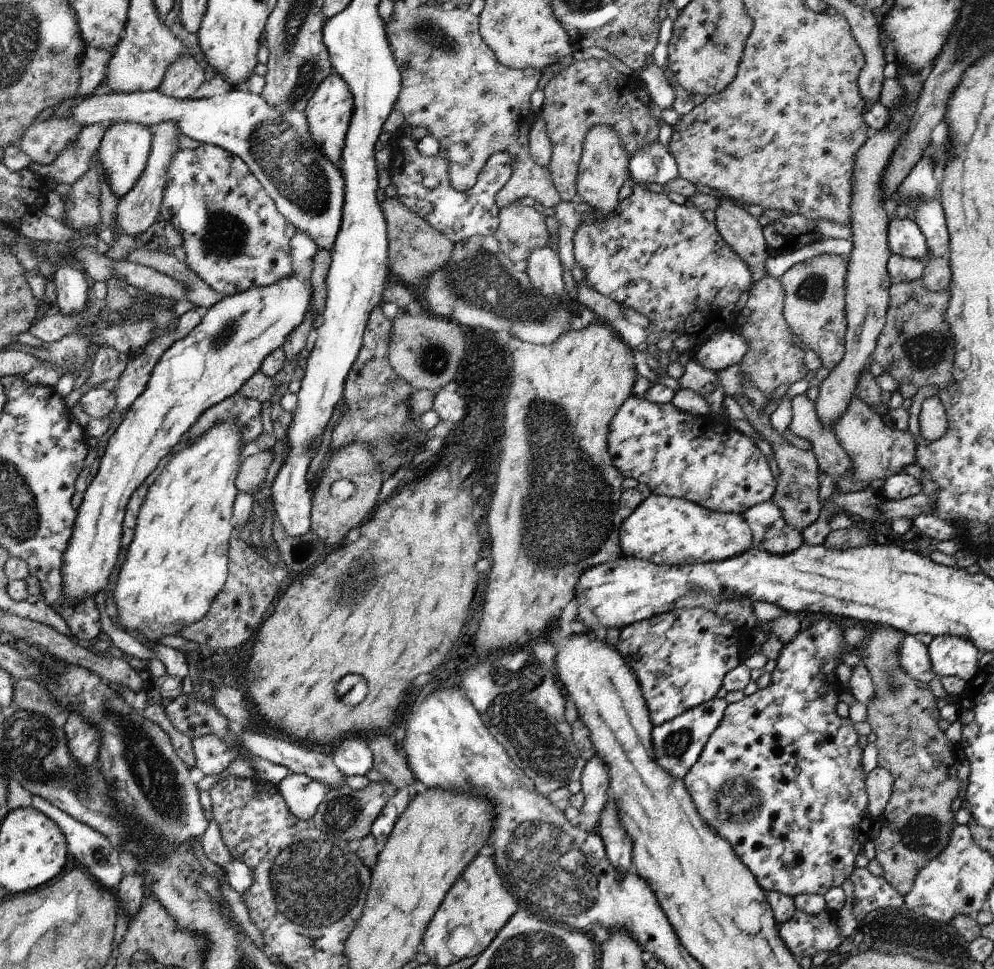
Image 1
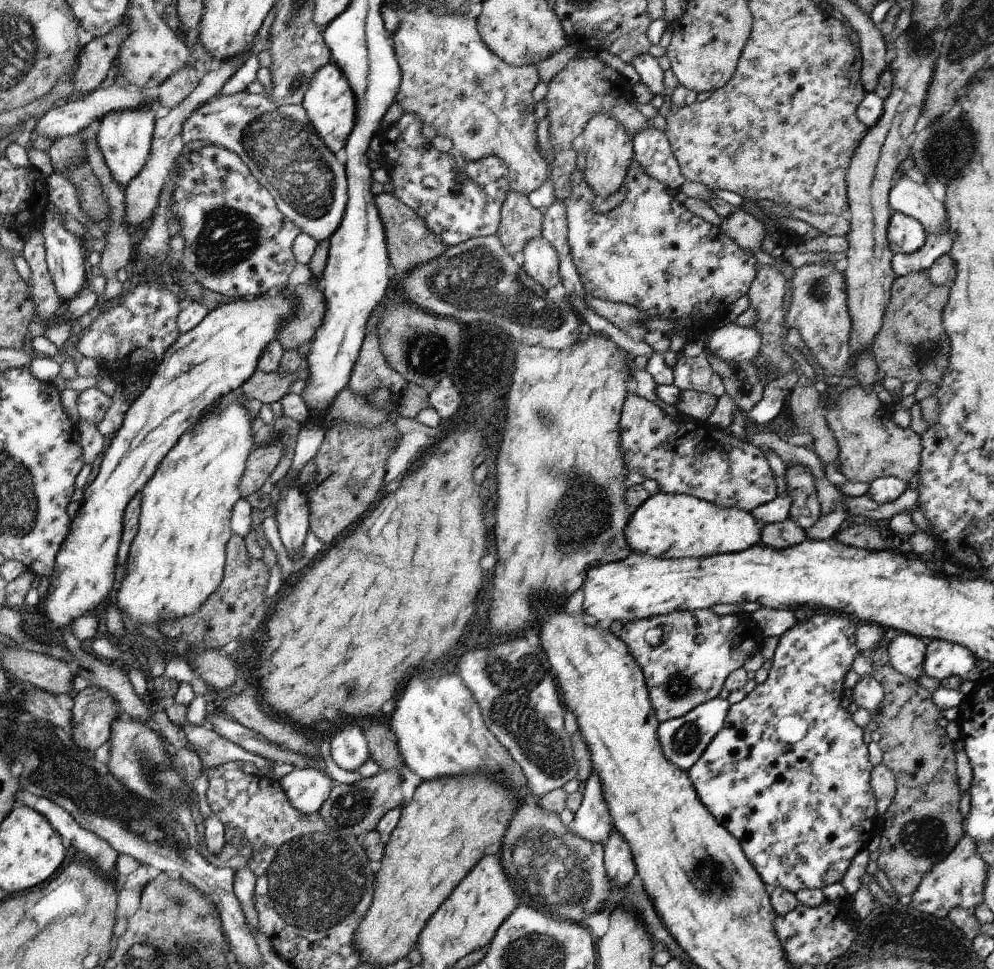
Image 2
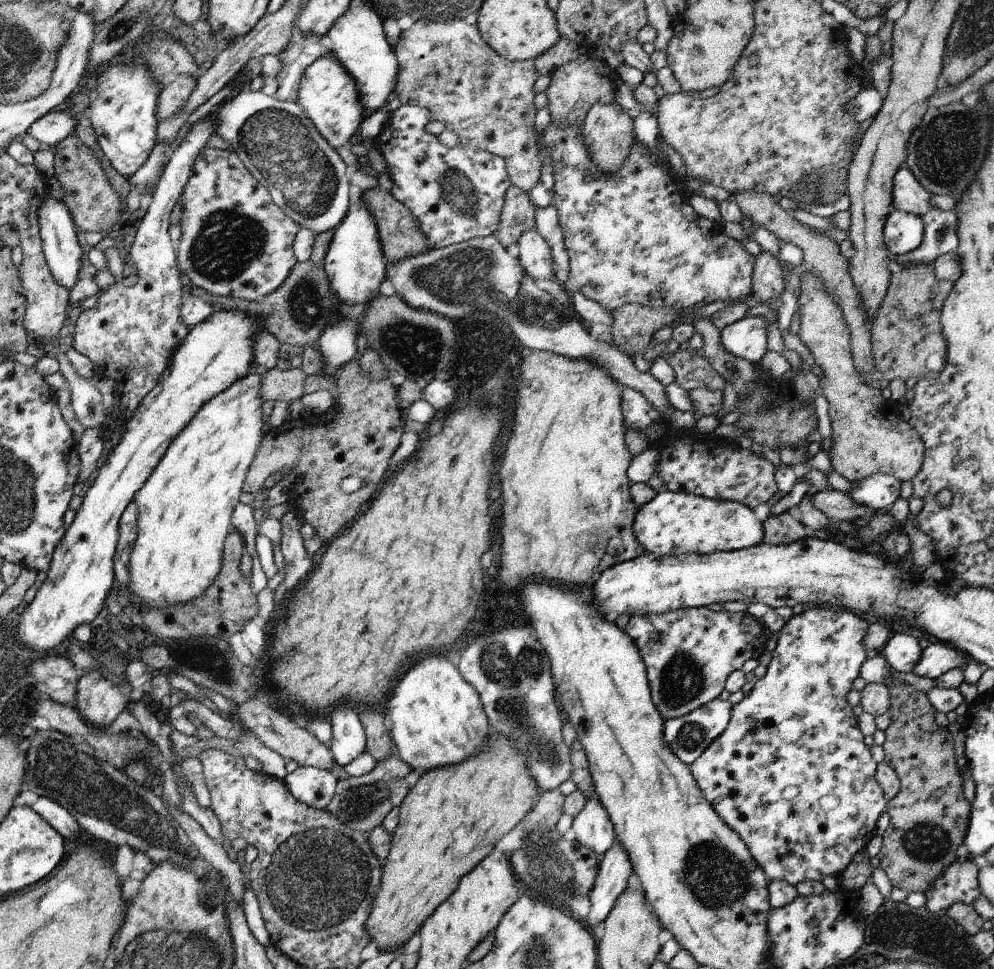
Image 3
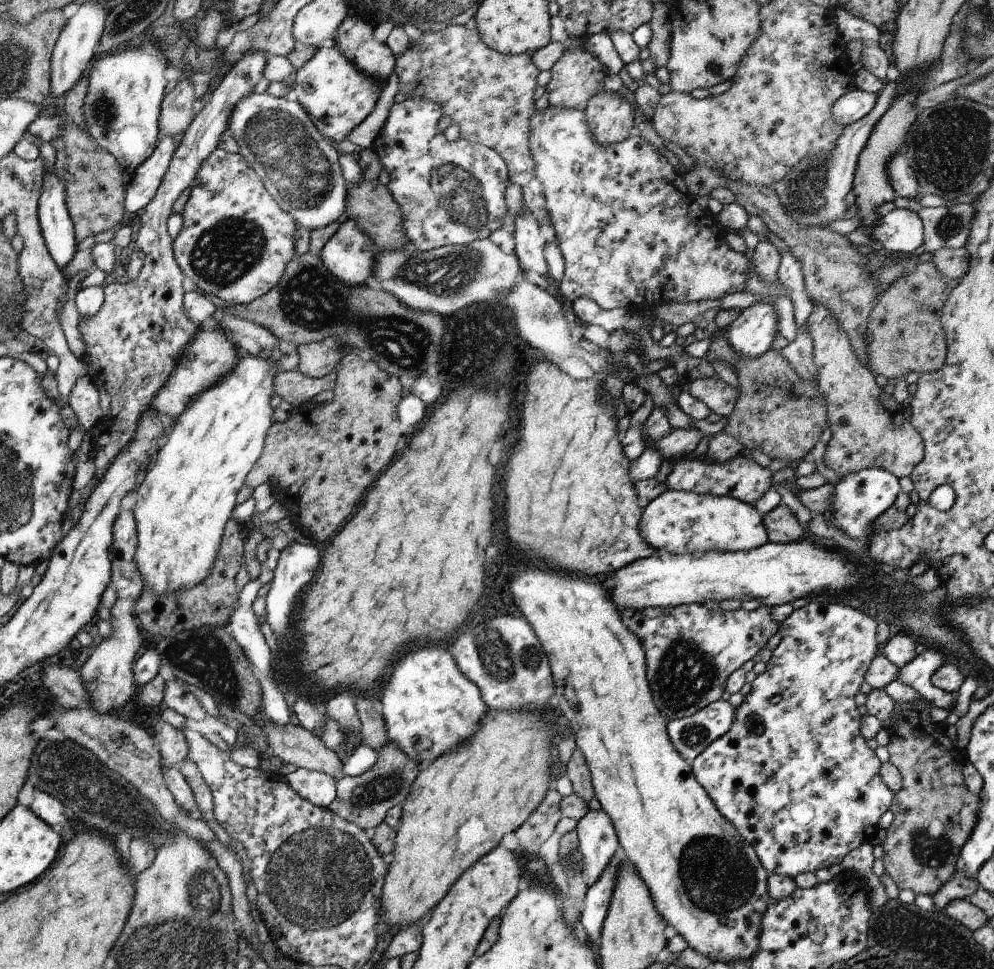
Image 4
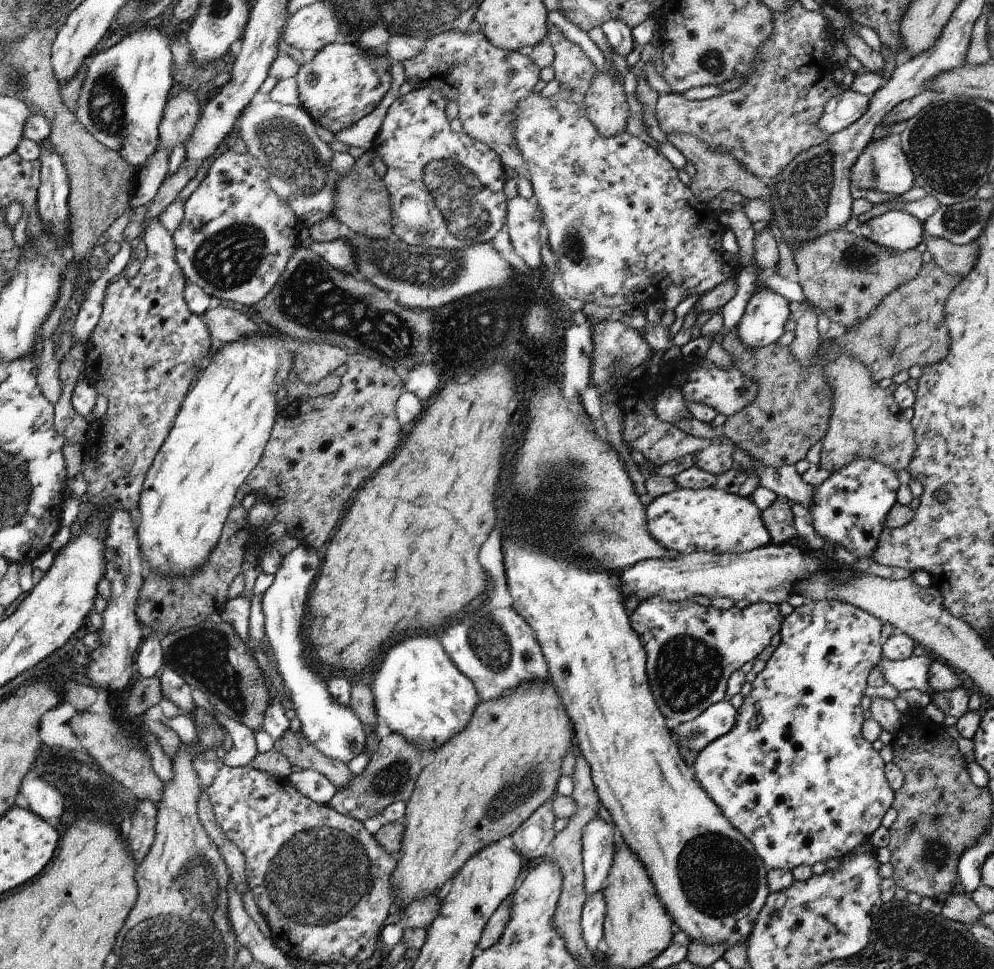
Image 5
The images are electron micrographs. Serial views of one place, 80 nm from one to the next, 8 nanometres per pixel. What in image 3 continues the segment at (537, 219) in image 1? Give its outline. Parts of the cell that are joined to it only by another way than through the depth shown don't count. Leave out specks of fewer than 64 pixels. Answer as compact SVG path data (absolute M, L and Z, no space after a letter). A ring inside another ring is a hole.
M511 184L509 192L506 193L501 226L497 229L498 240L505 249L510 244L517 243L526 231L536 228L535 210L528 193Z

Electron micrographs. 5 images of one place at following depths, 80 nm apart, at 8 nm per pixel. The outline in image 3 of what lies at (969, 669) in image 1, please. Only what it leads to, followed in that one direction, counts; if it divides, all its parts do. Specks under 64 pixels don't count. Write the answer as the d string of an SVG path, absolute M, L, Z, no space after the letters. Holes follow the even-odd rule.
M931 643L923 650L923 655L913 673L936 680L942 673L958 669L964 672L968 662L958 650L944 643Z

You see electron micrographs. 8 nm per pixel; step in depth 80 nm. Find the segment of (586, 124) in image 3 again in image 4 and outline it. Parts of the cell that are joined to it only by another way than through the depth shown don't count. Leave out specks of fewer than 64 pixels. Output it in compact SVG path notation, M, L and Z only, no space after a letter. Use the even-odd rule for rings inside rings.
M605 90L588 101L586 122L601 147L624 142L634 134L632 106L623 96Z

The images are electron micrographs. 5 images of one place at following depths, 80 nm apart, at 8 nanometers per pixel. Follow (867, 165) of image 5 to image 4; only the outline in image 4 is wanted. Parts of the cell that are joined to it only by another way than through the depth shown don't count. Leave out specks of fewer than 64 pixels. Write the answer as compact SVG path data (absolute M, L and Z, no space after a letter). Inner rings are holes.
M898 152L889 160L887 171L896 197L902 196L902 198L912 200L920 193L915 172L912 166L908 164L903 152Z

